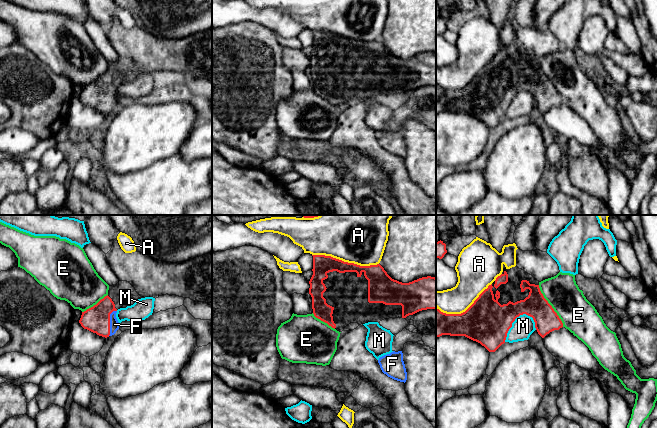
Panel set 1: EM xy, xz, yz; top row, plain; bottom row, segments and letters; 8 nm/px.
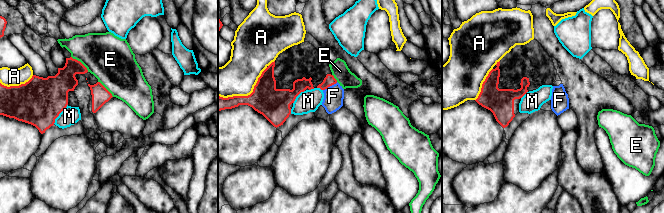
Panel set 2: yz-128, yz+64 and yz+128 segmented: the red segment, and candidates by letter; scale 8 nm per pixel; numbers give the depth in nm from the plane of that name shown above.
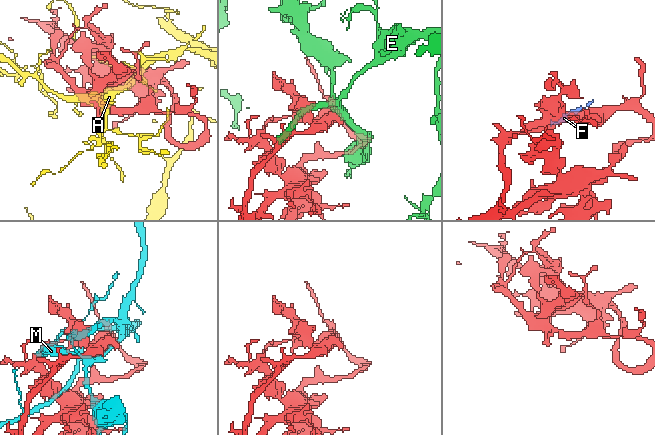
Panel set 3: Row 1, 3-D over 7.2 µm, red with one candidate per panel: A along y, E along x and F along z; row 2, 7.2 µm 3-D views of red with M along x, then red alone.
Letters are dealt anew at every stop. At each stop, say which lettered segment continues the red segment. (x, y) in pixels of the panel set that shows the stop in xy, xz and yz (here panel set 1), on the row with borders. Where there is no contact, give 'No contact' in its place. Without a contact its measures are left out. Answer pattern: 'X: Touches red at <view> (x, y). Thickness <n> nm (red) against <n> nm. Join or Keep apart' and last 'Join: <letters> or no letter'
A: Touches red at xz (345, 262). Thickness 150 nm (red) against 480 nm. Keep apart
E: Touches red at yz (551, 306). Thickness 190 nm (red) against 280 nm. Keep apart
F: Touches red at xy (109, 322). Thickness 220 nm (red) against 80 nm. Join
M: Touches red at yz (514, 320). Thickness 360 nm (red) against 170 nm. Keep apart
Join: F

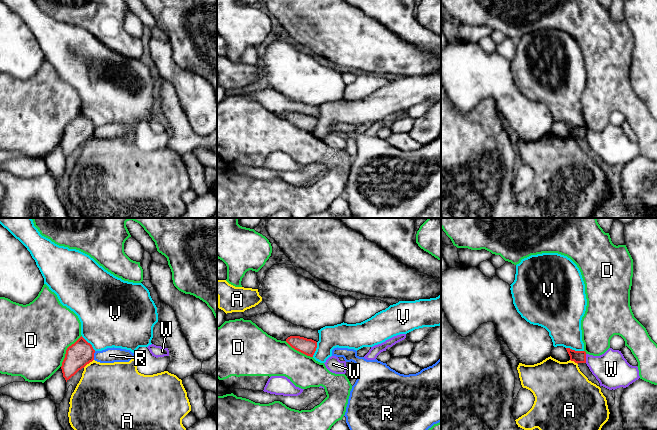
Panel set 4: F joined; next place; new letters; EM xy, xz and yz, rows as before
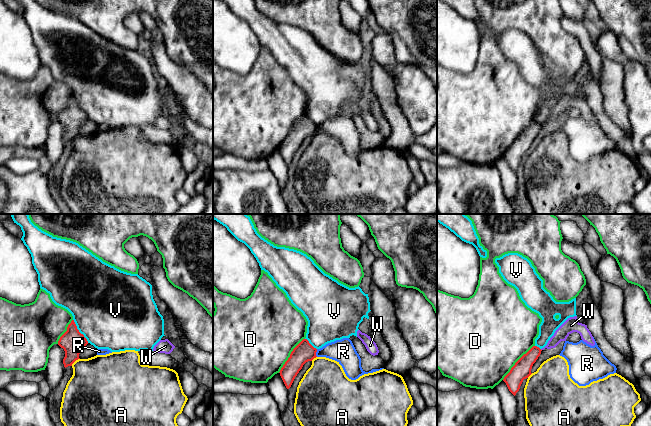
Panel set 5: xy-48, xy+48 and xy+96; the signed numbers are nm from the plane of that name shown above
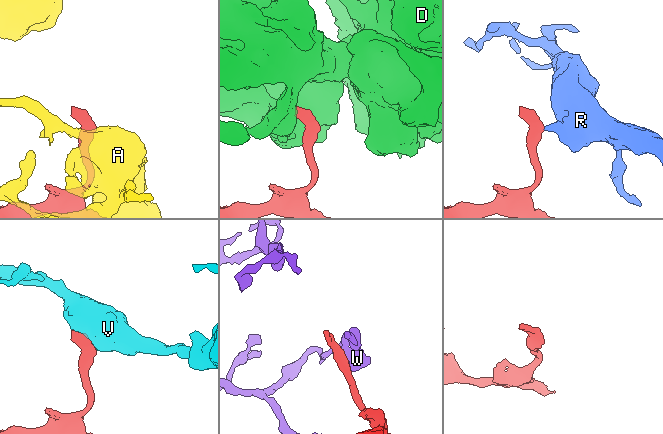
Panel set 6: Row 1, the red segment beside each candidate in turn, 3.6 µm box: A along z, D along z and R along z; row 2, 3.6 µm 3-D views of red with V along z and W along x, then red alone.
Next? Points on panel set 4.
A: Touches red at xy (88, 363). Thickness 200 nm (red) against 440 nm. Keep apart
D: Touches red at xy (66, 350). Thickness 200 nm (red) against 500 nm. Keep apart
R: Touches red at xy (93, 355). Thickness 200 nm (red) against 130 nm. Keep apart
V: Touches red at yz (574, 350). Thickness 100 nm (red) against 280 nm. Keep apart
W: Touches red at yz (585, 358). Thickness 100 nm (red) against 280 nm. Keep apart
Join: no letter

